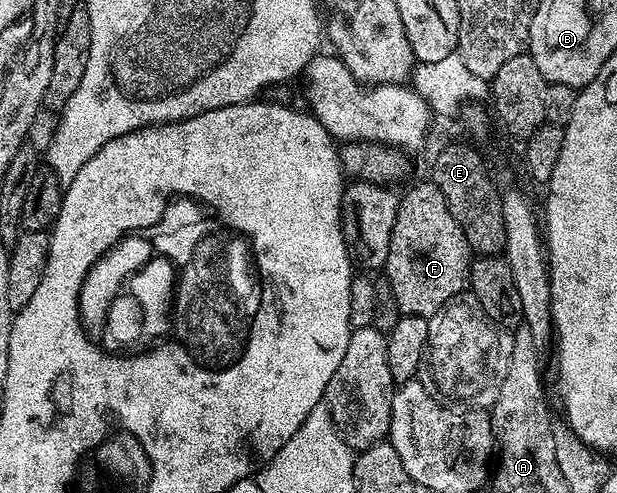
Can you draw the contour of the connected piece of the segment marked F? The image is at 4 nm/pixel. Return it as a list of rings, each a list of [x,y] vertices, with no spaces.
[[[425,182],[408,189],[406,196],[404,192],[398,202],[384,269],[399,313],[429,318],[433,312],[440,310],[440,306],[463,295],[470,283],[471,259],[468,239],[449,213],[448,205],[437,186]]]

